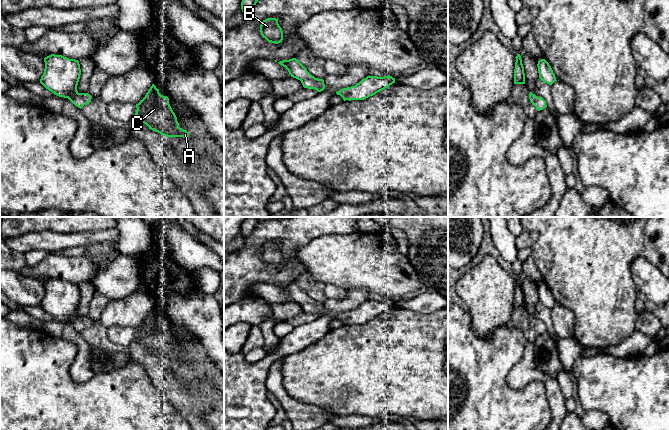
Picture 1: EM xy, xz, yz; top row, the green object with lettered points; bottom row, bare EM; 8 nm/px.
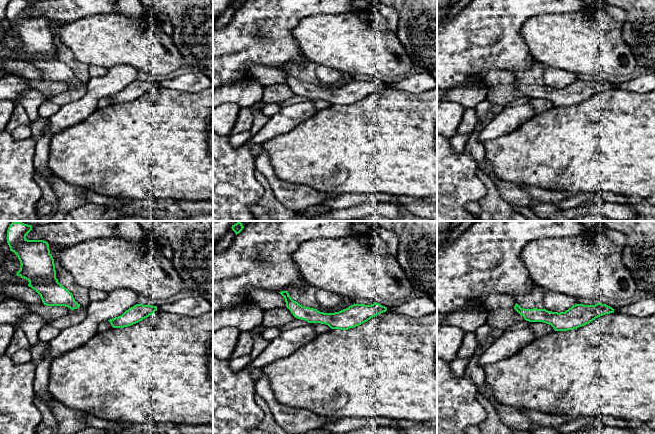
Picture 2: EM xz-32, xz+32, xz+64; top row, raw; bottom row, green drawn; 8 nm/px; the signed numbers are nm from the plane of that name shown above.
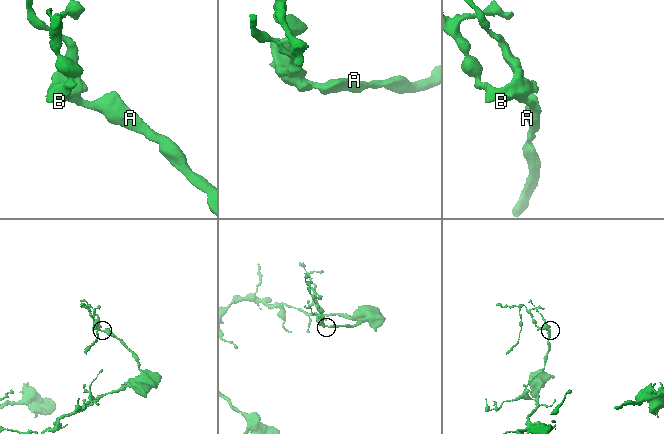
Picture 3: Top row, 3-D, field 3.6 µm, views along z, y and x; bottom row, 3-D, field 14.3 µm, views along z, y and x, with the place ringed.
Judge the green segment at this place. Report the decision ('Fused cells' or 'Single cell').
Single cell

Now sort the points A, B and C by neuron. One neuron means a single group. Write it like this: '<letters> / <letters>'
A B C

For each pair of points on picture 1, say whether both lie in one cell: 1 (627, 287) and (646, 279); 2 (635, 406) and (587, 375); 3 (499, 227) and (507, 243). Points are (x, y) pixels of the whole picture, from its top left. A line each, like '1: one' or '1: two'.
1: two
2: one
3: one

